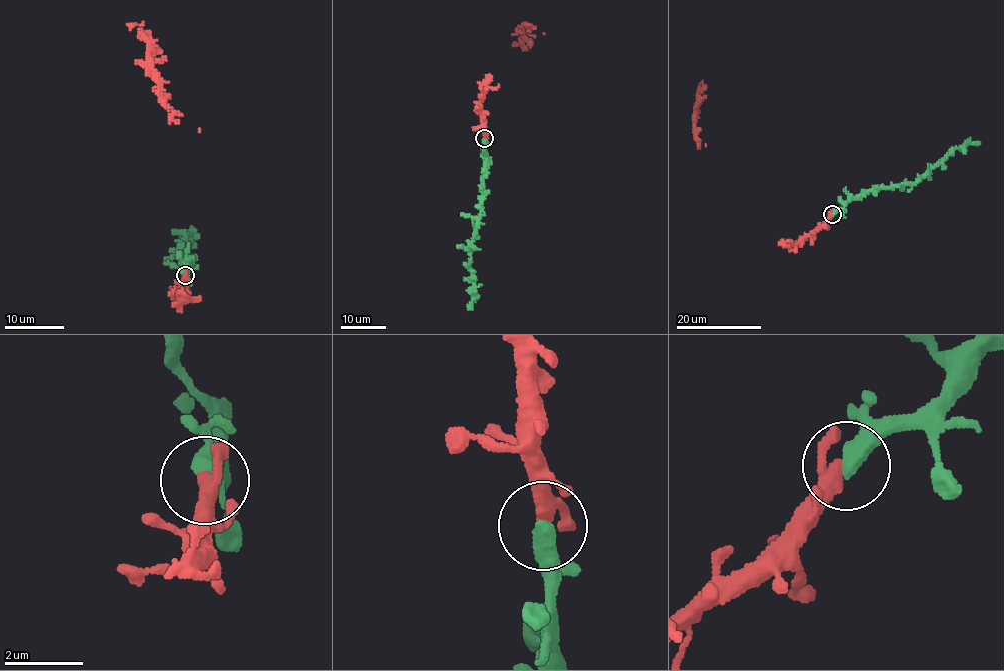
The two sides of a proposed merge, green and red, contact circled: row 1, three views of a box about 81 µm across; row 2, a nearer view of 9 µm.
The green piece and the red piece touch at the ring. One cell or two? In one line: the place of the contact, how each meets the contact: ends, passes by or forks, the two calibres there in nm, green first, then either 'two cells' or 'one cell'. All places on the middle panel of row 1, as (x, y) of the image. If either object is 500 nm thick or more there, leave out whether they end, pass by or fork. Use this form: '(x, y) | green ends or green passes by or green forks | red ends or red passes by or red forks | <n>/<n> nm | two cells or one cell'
(484, 138) | 550/320 nm | one cell

